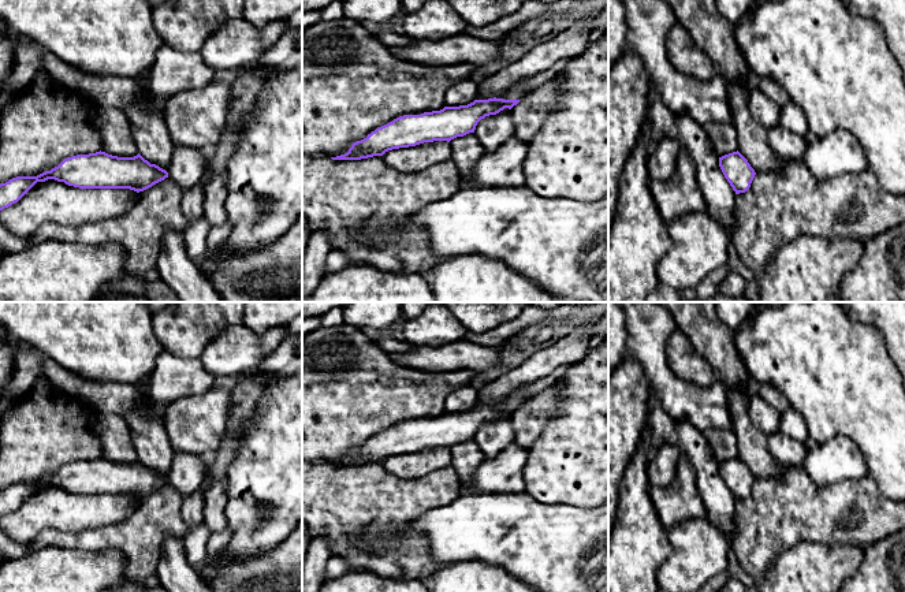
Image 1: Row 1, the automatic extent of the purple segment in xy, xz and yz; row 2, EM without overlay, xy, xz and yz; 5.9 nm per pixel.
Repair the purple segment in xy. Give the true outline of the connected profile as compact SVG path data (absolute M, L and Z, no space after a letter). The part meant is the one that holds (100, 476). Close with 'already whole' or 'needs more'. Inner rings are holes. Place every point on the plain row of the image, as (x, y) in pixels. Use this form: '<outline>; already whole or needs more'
M105 458L77 461L37 483L16 483L0 489L0 517L18 509L37 488L55 485L79 495L130 495L137 499L168 484L168 479L150 470L139 459L118 463Z; already whole

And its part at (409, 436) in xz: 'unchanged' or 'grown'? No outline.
grown

